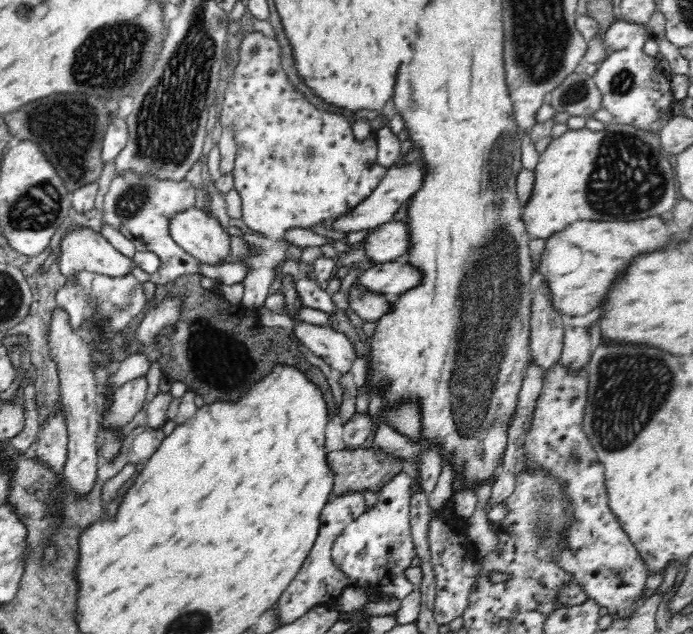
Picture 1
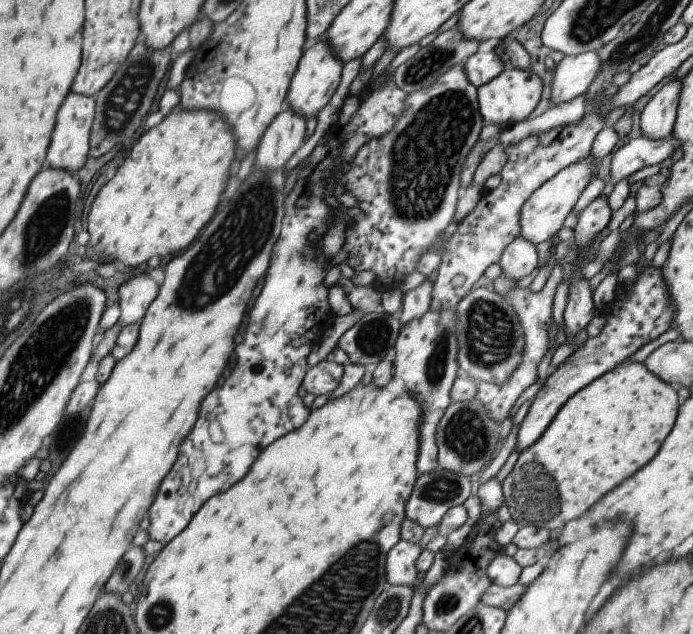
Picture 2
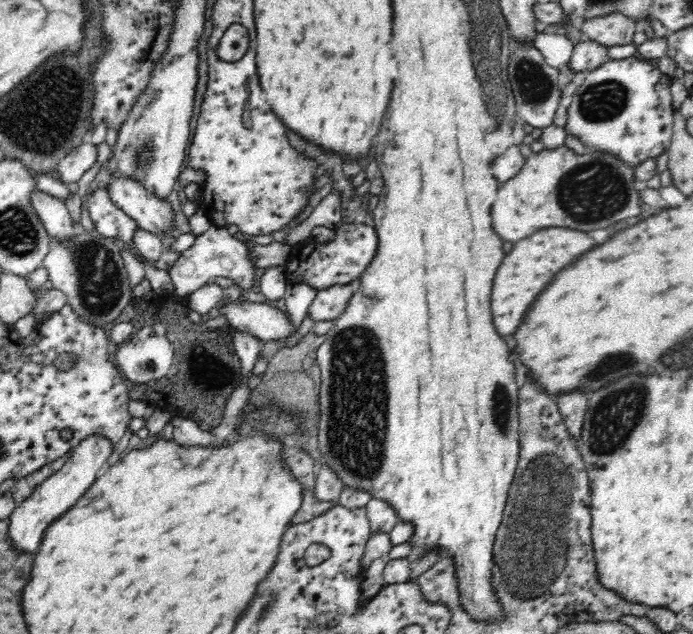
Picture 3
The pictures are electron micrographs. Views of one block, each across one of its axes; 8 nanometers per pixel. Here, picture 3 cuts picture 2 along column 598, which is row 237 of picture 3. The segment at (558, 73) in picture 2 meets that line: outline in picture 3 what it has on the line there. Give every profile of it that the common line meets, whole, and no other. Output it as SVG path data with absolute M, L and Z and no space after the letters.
M36 190L28 197L28 201L34 207L36 215L40 217L40 221L46 227L48 234L58 238L60 242L72 238L79 229L72 223L72 218L64 205L64 201L60 198Z

